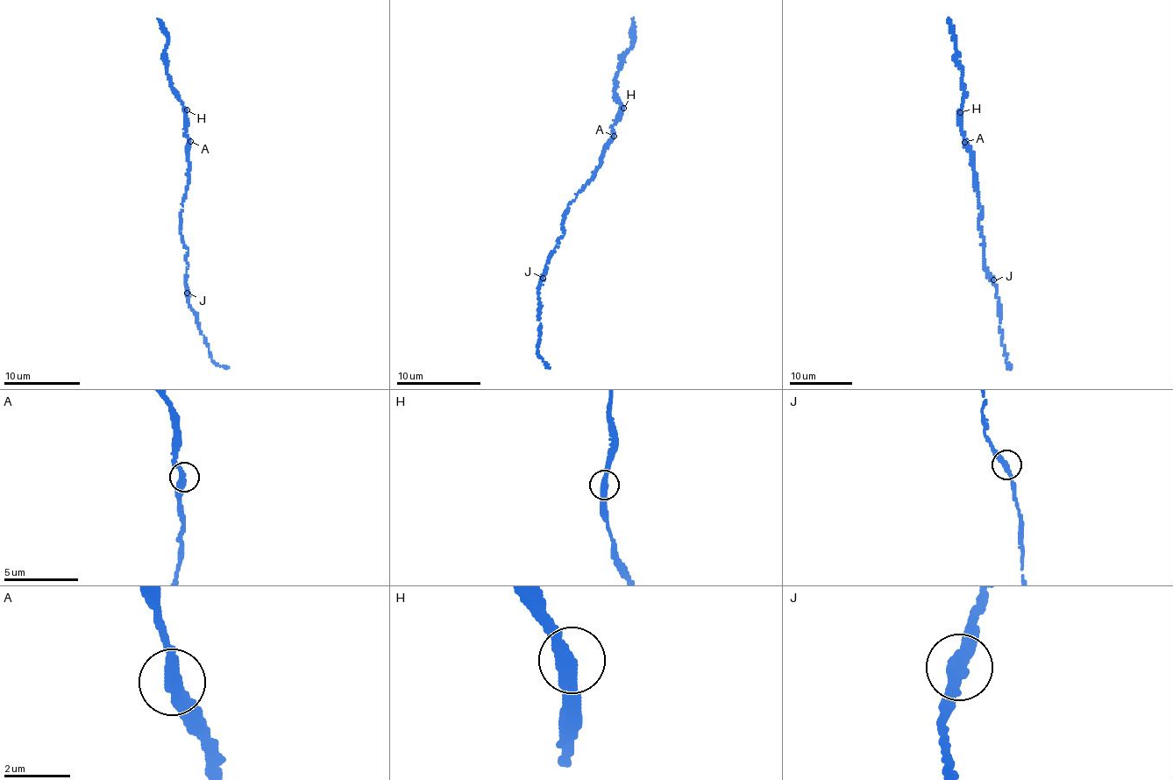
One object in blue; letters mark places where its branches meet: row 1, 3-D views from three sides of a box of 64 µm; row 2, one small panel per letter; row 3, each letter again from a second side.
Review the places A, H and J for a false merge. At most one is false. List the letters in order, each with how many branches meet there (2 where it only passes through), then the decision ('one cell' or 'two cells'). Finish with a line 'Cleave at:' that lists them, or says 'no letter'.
A: branches 2; one cell
H: branches 2; one cell
J: branches 2; one cell
Cleave at: no letter

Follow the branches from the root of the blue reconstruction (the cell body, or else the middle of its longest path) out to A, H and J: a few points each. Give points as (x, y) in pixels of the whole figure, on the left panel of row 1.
A: (182, 199), (188, 186), (188, 145), (190, 141)
H: (182, 199), (186, 194), (188, 168), (188, 134), (185, 133), (187, 109)
J: (182, 199), (180, 229), (183, 247), (188, 249), (185, 283), (188, 293)

